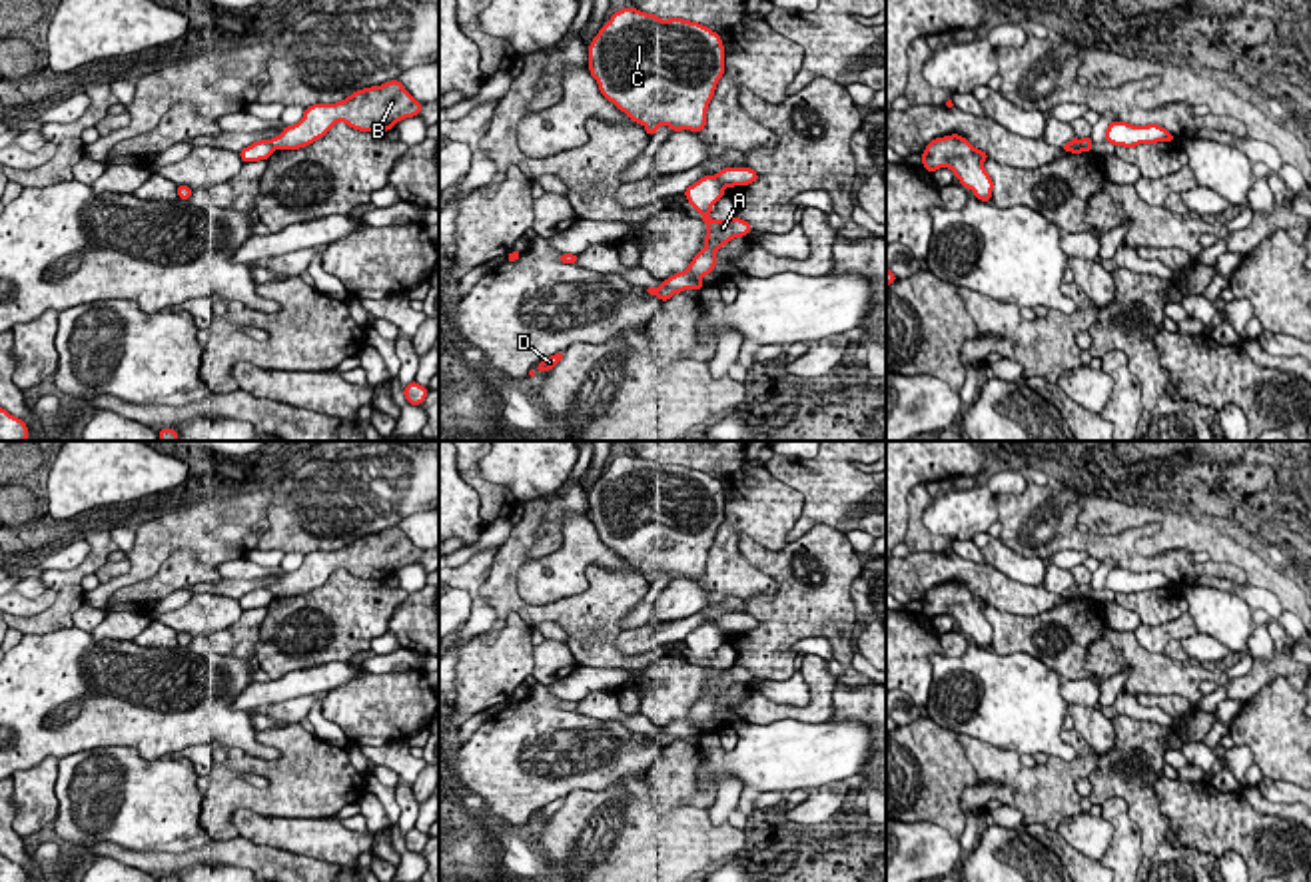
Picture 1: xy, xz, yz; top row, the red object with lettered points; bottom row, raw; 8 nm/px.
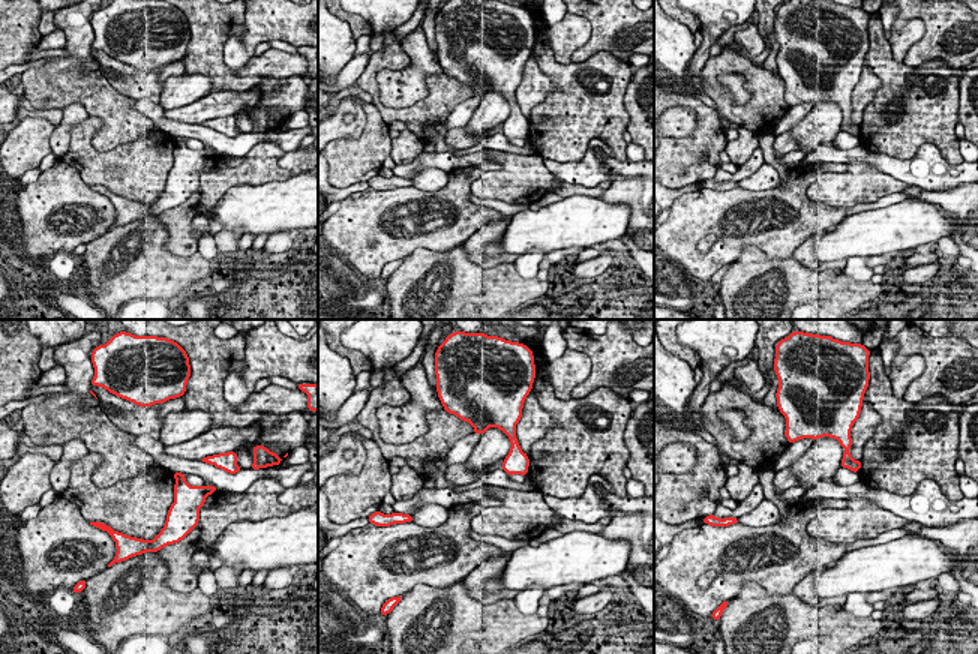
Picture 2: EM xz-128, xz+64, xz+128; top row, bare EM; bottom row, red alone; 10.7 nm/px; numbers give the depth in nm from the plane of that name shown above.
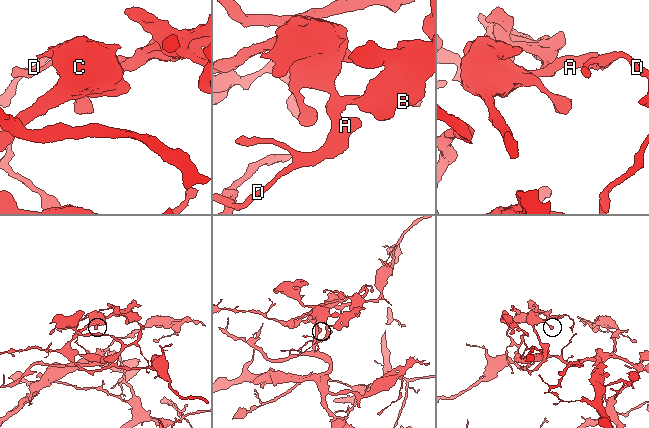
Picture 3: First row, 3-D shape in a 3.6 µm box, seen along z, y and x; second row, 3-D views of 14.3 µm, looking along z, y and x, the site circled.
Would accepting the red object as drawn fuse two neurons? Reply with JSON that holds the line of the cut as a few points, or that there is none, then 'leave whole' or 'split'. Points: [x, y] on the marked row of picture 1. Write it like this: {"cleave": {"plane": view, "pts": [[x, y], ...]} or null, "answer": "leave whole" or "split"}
{"cleave": {"plane": "xz", "pts": [[715, 176], [723, 188]]}, "answer": "split"}

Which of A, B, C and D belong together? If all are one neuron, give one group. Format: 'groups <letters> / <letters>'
groups A C D / B

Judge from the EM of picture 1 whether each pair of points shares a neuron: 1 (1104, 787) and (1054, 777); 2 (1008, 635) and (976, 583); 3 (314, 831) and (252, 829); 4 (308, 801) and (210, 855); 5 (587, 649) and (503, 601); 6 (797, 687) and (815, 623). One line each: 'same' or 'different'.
1: different
2: different
3: same
4: different
5: same
6: different

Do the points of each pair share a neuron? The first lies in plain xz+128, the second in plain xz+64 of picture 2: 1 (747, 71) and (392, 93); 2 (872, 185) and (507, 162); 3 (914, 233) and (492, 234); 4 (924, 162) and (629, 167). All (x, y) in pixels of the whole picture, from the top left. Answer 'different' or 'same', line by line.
1: different
2: same
3: different
4: same

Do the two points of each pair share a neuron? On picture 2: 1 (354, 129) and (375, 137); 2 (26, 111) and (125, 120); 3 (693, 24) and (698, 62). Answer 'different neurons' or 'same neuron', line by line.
1: different neurons
2: different neurons
3: different neurons

